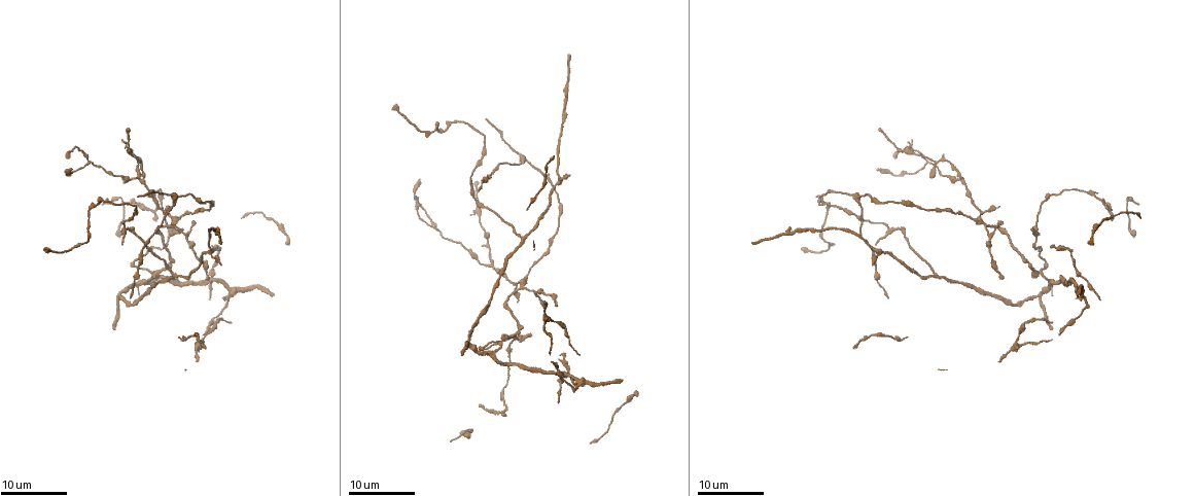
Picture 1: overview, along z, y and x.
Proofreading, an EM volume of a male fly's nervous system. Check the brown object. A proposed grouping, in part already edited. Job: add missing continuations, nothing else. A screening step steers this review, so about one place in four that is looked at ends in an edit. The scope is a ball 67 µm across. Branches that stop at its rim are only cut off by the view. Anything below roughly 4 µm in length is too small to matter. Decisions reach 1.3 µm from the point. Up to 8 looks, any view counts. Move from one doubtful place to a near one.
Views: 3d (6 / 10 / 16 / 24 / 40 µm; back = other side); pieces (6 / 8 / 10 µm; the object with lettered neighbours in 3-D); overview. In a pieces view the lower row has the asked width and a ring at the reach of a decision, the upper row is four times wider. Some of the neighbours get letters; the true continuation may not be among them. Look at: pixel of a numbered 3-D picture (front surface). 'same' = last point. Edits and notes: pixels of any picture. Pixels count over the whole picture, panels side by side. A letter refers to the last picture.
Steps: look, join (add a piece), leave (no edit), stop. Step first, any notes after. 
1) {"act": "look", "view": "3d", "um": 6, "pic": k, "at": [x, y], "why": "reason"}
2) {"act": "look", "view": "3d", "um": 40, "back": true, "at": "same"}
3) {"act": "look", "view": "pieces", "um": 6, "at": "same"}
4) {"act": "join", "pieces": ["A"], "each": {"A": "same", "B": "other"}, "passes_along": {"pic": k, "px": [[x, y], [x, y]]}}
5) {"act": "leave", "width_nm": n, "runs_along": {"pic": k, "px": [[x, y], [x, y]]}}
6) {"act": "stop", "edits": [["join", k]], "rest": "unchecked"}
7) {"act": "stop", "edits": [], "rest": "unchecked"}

{"act": "look", "view": "3d", "um": 16, "pic": 1, "at": [485, 117]}

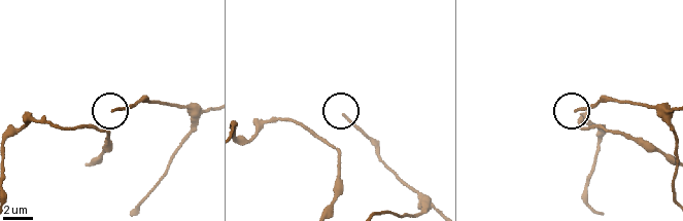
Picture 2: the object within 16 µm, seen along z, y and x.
{"act": "look", "view": "pieces", "um": 6, "pic": 2, "at": [574, 112], "why": "see the neighbours"}

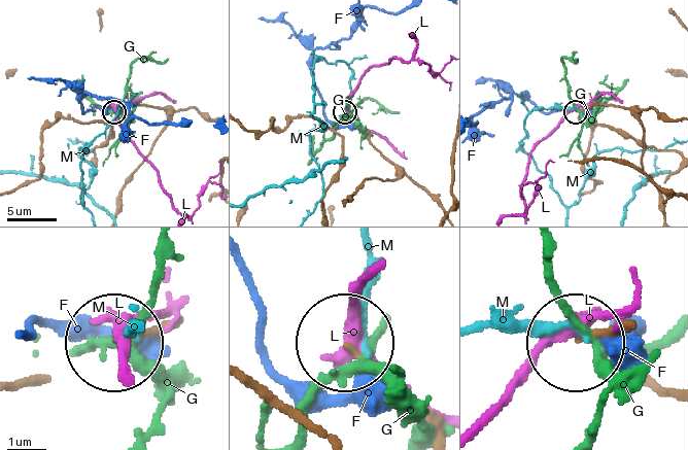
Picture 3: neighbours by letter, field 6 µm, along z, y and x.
{"act": "leave", "width_nm": 140, "each": {"F": "other", "G": "other", "L": "other", "M": "other"}, "found": "none of them fits"}

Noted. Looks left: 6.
{"act": "look", "view": "3d", "um": 24, "pic": 1, "at": [879, 128], "why": "free end"}

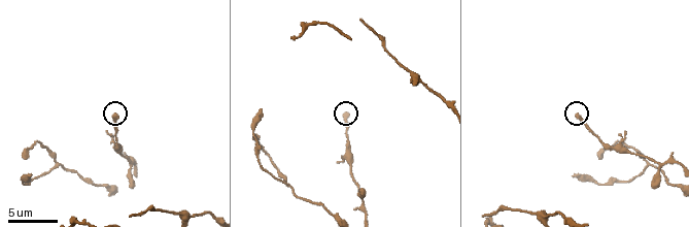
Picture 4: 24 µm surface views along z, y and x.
{"act": "look", "view": "pieces", "um": 10, "pic": 4, "at": [114, 116], "why": "what lies round it"}

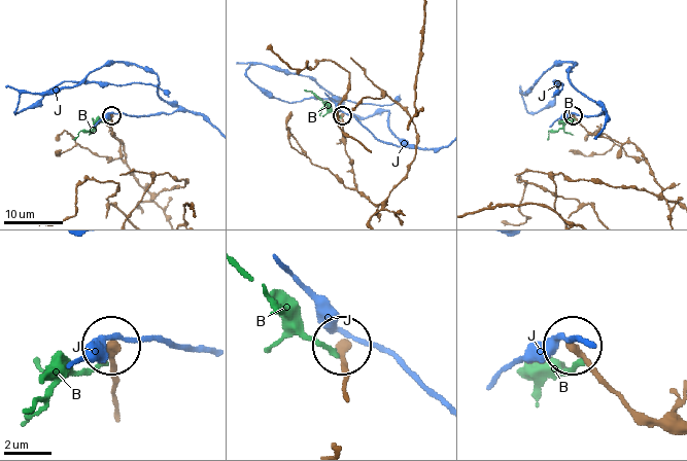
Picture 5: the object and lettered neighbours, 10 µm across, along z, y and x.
{"act": "leave", "each": {"B": "other", "J": "other"}, "runs_along": {"pic": 5, "px": [[346, 397], [342, 346]]}, "found": "none of them fits"}

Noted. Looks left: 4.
{"act": "look", "view": "3d", "um": 24, "pic": 1, "at": [120, 245], "why": "tapers out"}

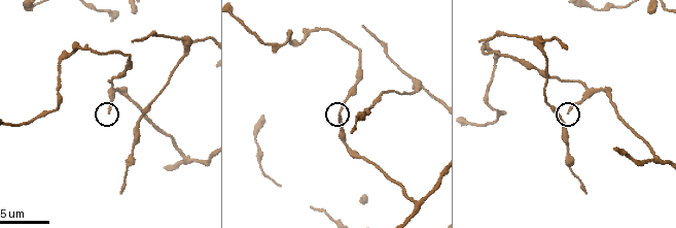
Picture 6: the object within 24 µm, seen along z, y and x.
{"act": "look", "view": "3d", "um": 10, "pic": 6, "at": [337, 114]}

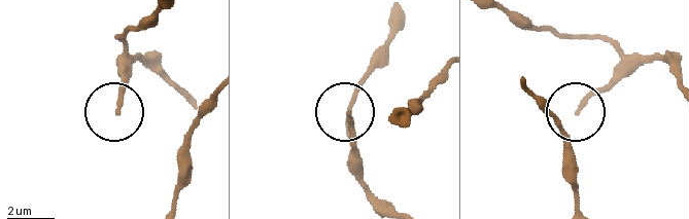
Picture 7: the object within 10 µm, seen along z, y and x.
{"act": "look", "view": "pieces", "um": 10, "pic": 7, "at": [579, 111]}

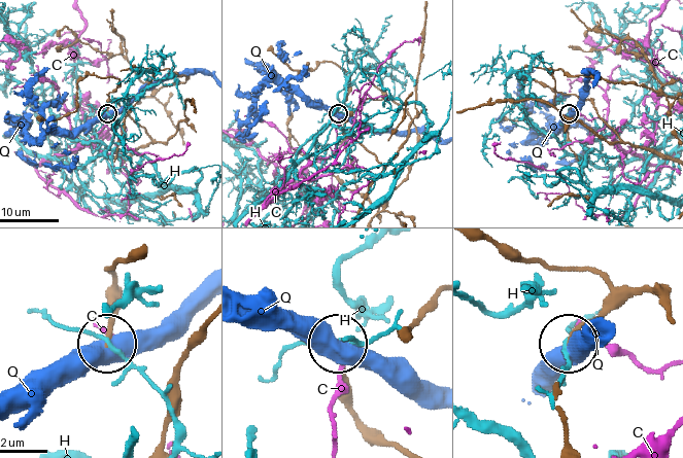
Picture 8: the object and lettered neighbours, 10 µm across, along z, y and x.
{"act": "leave", "each": {"C": "other", "H": "other", "Q": "other"}, "runs_along": {"pic": 8, "px": [[663, 301], [640, 289], [616, 297], [571, 341]]}, "found": "no lettered piece goes on from it"}

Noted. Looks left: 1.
{"act": "stop", "edits": [], "rest": "unchecked"}

